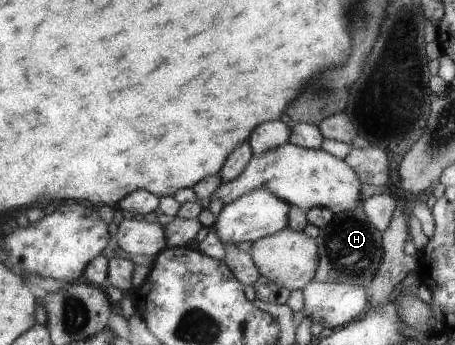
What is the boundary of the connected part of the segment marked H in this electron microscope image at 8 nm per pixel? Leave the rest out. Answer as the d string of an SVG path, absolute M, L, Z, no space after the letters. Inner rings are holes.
M363 203L355 212L337 213L335 219L319 231L316 240L320 253L320 268L315 279L317 282L351 283L368 289L384 263L384 232L373 225Z

